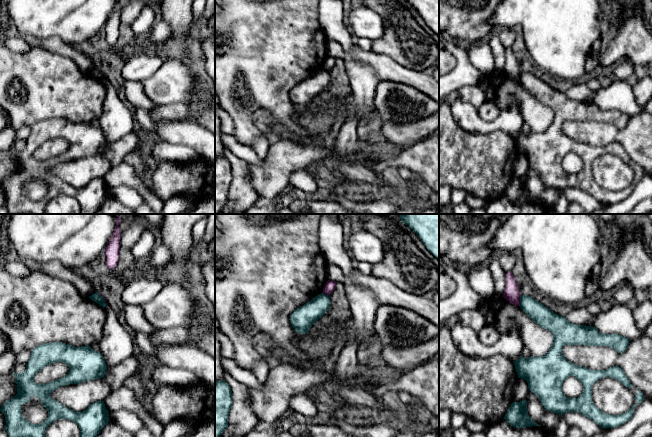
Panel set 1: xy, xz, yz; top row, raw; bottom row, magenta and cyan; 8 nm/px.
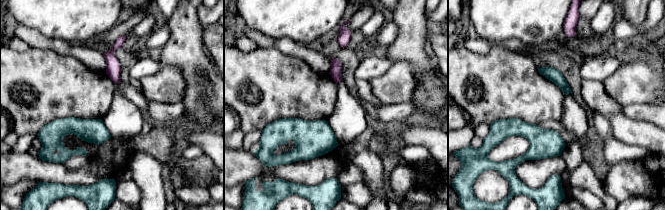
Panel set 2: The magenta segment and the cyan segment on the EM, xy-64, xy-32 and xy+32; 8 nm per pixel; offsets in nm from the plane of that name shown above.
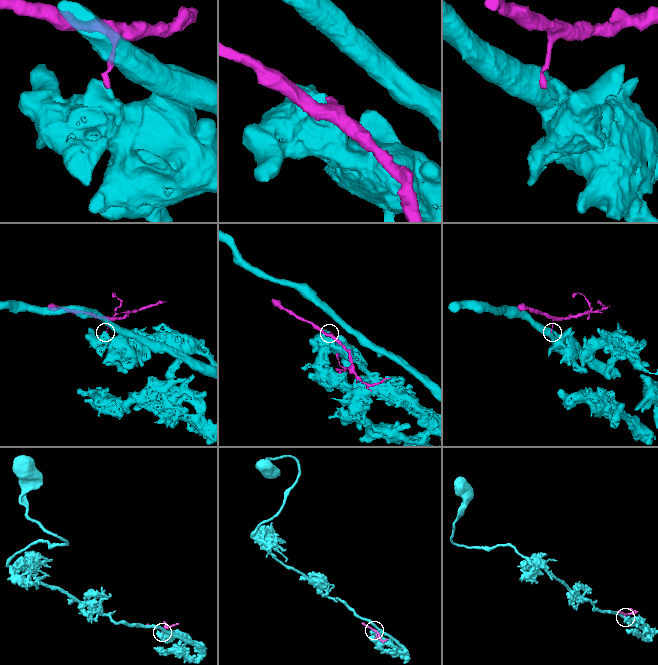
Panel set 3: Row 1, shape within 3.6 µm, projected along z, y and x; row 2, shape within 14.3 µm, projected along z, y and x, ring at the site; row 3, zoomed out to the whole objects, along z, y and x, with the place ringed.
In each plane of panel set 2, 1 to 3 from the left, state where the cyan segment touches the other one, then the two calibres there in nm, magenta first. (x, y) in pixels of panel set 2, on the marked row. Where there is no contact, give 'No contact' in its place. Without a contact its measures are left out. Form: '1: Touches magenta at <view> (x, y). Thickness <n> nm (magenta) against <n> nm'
1: No contact
2: No contact
3: No contact

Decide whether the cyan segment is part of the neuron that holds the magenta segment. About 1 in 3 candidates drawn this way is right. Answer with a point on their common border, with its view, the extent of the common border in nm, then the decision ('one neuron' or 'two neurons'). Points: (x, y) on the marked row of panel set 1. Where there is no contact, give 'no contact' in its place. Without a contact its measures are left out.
yz (519, 301) | 80 nm | two neurons

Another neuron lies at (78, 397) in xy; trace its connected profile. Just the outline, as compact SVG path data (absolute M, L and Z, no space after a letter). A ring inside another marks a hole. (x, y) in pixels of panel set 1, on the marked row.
M104 378L84 381L78 384L60 386L51 392L51 398L63 406L82 412L96 401L104 401L111 389Z

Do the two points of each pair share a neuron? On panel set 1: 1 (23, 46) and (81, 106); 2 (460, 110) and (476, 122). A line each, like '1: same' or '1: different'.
1: different
2: same

